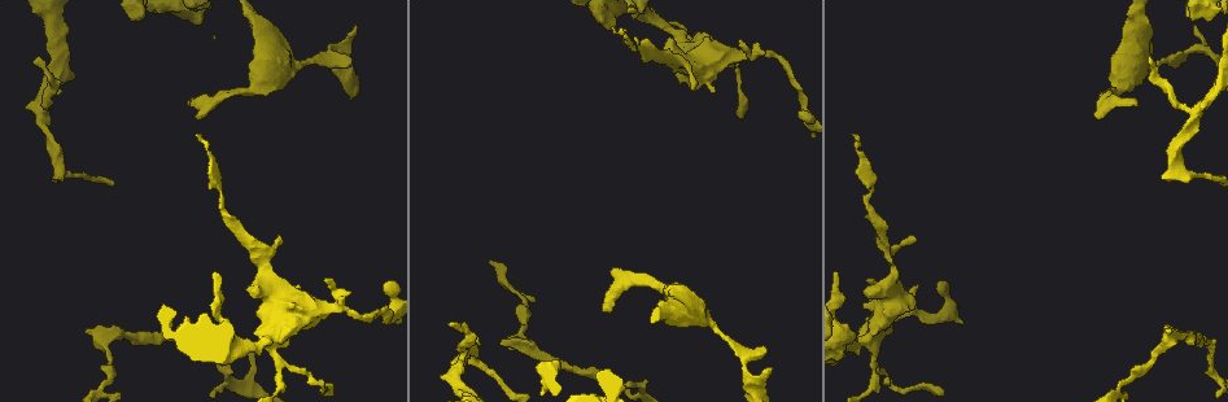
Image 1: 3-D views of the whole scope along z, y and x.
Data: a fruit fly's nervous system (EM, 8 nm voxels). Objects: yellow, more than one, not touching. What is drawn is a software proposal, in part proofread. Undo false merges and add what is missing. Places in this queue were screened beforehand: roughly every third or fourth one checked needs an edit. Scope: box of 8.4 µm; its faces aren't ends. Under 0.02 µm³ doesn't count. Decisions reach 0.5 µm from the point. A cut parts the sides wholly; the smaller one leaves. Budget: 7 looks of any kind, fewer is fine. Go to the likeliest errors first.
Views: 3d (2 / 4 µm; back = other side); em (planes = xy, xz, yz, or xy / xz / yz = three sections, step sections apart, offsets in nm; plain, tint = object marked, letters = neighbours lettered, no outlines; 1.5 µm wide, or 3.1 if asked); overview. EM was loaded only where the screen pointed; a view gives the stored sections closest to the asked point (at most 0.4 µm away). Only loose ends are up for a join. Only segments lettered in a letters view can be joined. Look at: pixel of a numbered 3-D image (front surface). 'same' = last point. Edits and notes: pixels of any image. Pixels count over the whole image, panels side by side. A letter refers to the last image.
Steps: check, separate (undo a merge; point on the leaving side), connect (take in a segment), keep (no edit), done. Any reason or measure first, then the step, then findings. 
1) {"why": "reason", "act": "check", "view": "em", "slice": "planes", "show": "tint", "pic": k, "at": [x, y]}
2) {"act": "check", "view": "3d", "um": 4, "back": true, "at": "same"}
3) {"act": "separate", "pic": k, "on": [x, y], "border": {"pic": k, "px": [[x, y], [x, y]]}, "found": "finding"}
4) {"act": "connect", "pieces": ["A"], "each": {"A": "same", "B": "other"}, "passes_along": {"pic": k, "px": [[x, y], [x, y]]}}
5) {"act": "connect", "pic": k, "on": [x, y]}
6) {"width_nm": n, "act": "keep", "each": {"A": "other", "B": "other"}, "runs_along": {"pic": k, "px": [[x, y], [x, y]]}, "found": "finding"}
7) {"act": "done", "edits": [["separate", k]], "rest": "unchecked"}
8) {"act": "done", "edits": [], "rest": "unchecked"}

{"why": "an open end", "act": "check", "view": "3d", "um": 2, "pic": 1, "at": [63, 178]}

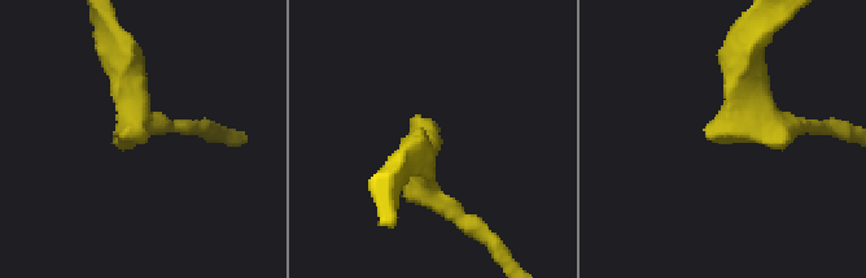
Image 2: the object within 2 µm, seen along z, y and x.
{"act": "check", "view": "em", "slice": "xy", "step": 8, "show": "letters", "pic": 2, "at": [419, 115]}

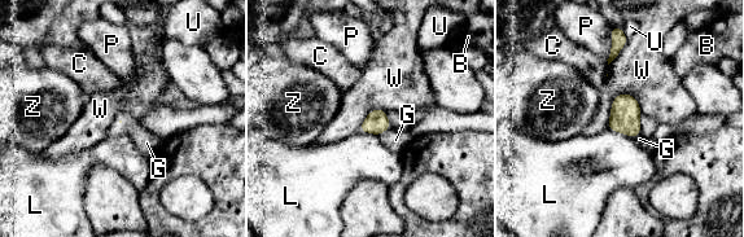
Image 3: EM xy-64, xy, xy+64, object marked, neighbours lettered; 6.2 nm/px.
{"why": "cut it another way", "act": "check", "view": "em", "slice": "yz", "step": 4, "show": "letters", "at": "same"}

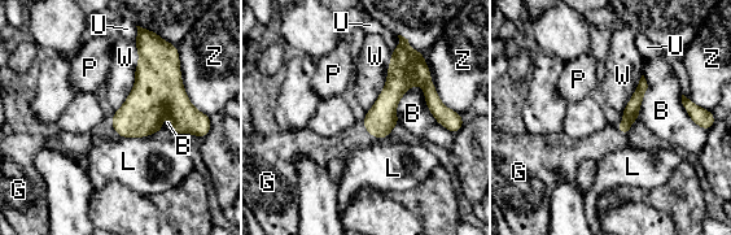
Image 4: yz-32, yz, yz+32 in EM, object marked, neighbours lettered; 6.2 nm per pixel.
{"act": "connect", "pieces": ["G"], "each": {"B": "other", "G": "same", "L": "other", "P": "other", "U": "other", "W": "other", "Z": "other"}, "passes_along": {"pic": 4, "px": [[381, 118], [367, 130], [340, 146]]}, "found": "it goes on there"}

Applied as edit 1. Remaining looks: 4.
{"act": "check", "view": "overview"}

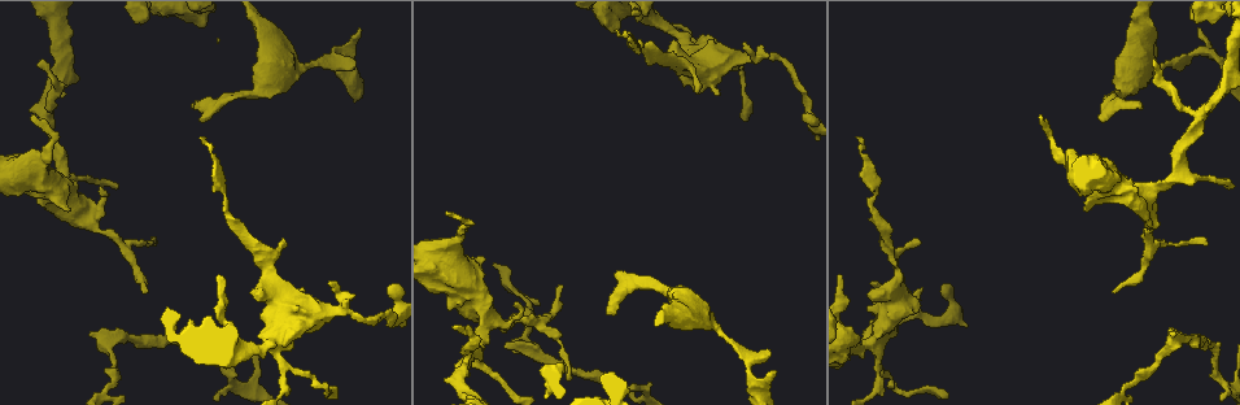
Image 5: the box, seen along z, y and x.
{"why": "thin neck", "act": "check", "view": "3d", "um": 2, "pic": 5, "at": [224, 202]}

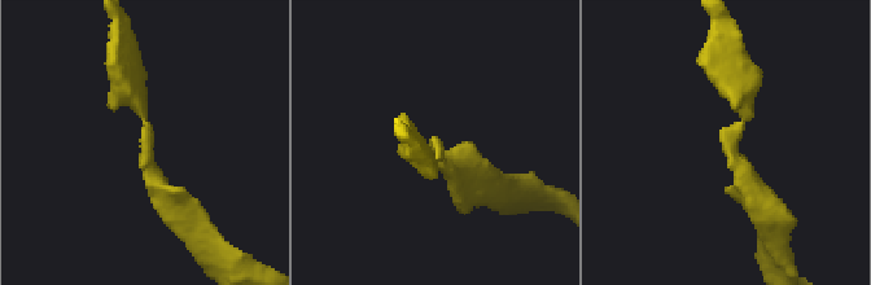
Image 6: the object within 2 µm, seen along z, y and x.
{"why": "now the EM", "act": "check", "view": "em", "slice": "yz", "step": 8, "show": "tint", "pic": 6, "at": [737, 143]}

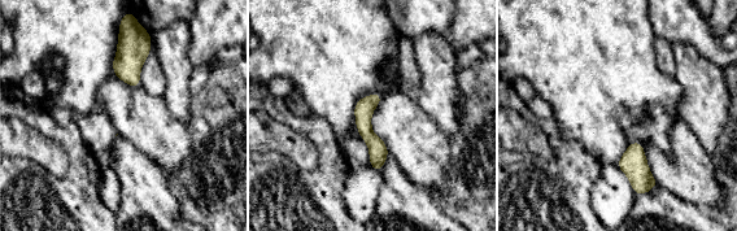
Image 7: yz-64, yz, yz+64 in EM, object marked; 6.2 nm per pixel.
{"why": "another direction", "act": "check", "view": "em", "slice": "planes", "show": "letters", "at": "same"}

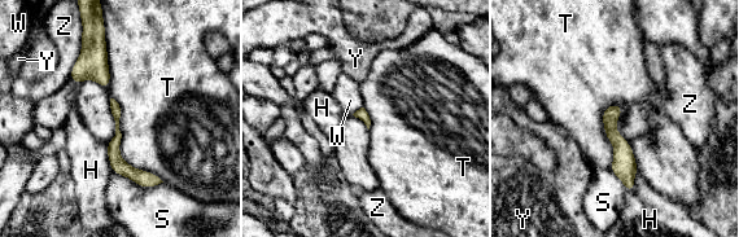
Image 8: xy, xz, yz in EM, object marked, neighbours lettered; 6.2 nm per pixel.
{"width_nm": 70, "act": "keep", "each": {"H": "other", "S": "other", "T": "other", "W": "other", "Y": "other", "Z": "other"}, "border": {"pic": 8, "px": [[110, 97], [119, 156], [164, 181]]}, "found": "all the same neuron"}

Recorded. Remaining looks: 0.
{"act": "done", "edits": [["connect", 4]], "rest": "unchecked"}

